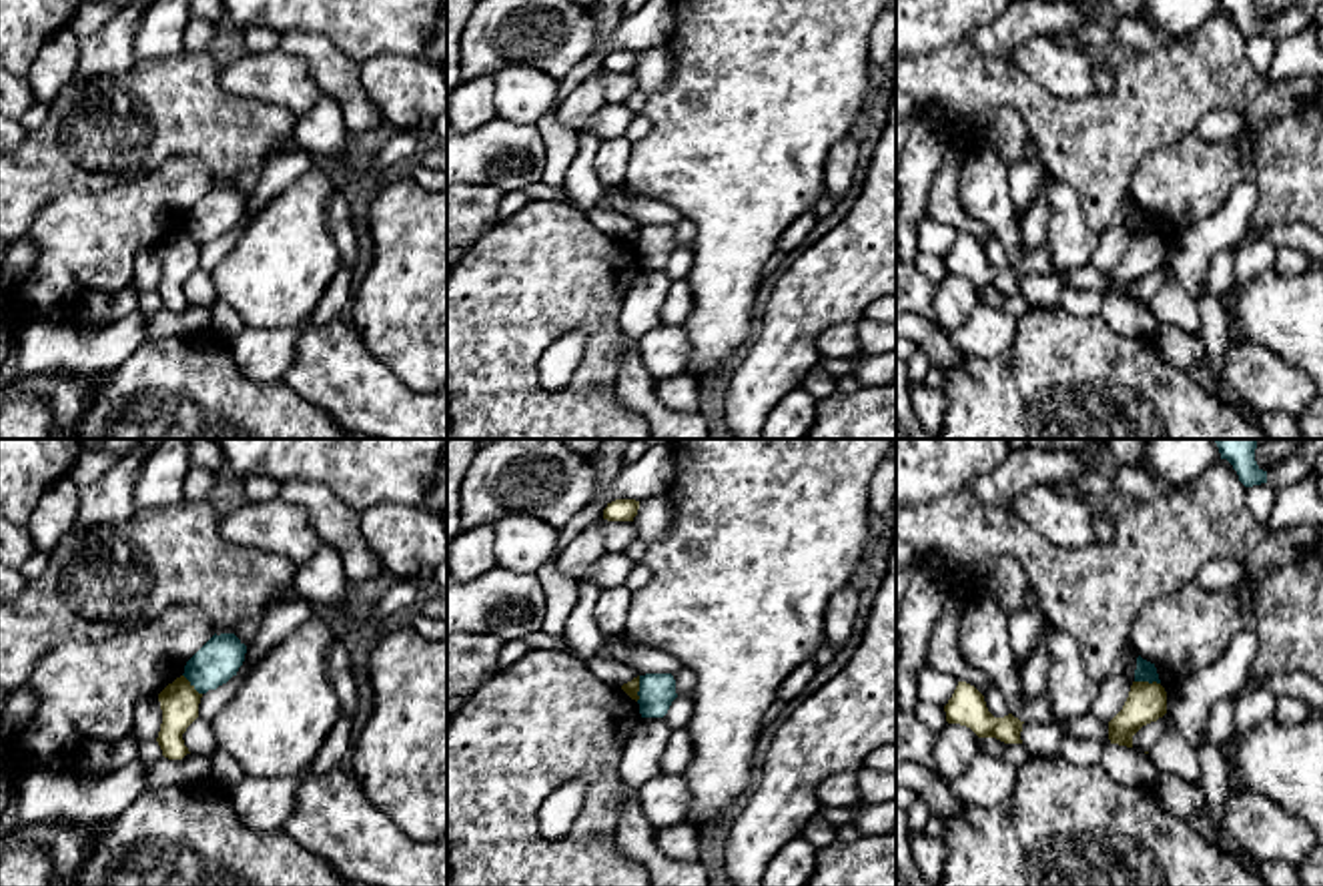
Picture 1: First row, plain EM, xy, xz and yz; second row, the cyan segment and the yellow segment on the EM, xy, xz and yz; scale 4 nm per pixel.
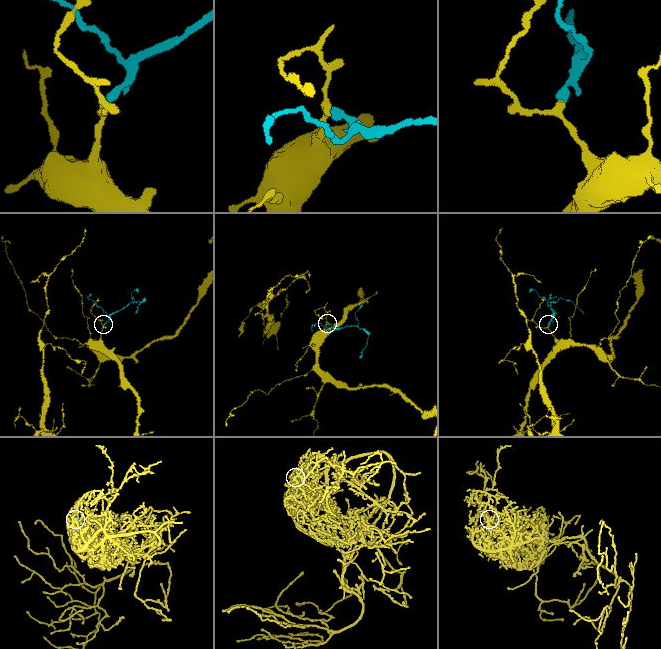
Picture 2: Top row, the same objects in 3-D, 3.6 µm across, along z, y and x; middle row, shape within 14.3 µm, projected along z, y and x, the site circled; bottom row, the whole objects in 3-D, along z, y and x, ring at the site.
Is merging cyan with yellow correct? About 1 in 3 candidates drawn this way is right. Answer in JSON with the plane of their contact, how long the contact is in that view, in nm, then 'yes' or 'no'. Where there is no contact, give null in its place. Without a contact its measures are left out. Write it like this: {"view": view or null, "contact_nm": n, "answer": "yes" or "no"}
{"view": "xz", "contact_nm": 110, "answer": "no"}

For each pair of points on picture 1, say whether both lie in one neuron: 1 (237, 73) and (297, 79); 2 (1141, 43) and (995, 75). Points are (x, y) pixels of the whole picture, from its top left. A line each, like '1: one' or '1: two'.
1: one
2: two

